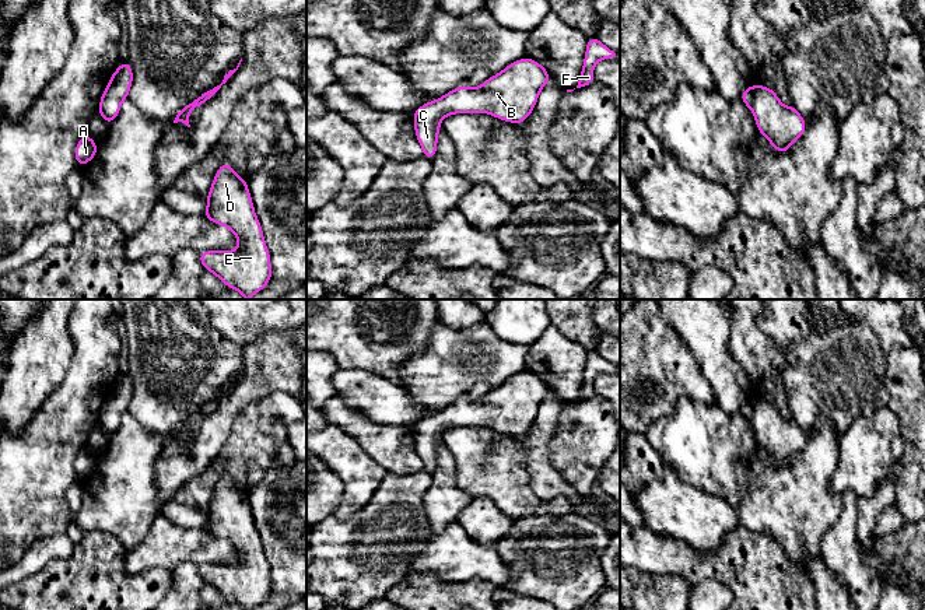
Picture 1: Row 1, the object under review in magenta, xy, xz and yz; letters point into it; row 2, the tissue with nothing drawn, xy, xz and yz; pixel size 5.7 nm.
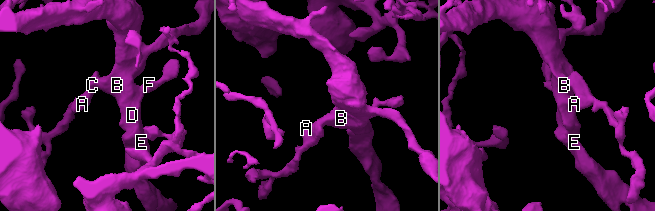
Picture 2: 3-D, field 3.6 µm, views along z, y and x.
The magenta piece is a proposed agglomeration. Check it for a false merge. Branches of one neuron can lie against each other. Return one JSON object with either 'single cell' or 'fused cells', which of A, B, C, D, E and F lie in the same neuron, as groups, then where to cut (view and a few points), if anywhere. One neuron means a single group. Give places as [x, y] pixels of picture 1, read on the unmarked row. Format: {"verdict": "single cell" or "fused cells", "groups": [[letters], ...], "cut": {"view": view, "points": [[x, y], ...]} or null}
{"verdict": "single cell", "groups": [["A", "B", "C", "D", "E", "F"]], "cut": null}

